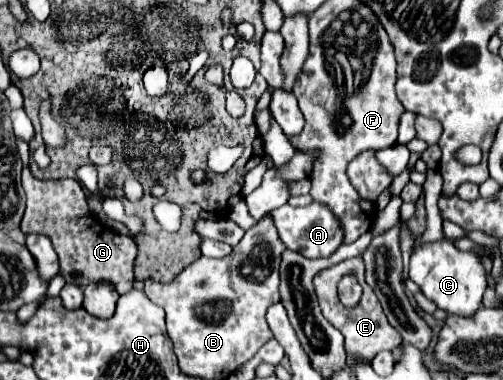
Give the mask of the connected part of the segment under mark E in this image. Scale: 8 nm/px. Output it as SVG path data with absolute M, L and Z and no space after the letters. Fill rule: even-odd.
M362 258L344 260L342 264L336 264L332 268L326 268L322 272L318 272L316 278L314 278L314 286L316 286L316 294L318 294L318 302L320 302L322 314L328 318L328 322L334 328L338 328L344 334L344 338L346 338L346 350L348 352L360 354L362 358L372 360L378 352L382 352L382 350L396 350L402 344L402 336L390 326L390 322L388 322L386 314L382 312L382 306L380 306L374 290L370 290L370 286L364 280L364 262L362 262ZM346 274L354 274L358 278L360 286L364 288L362 300L354 308L342 306L342 302L338 300L338 294L336 294L336 286L342 280L342 276L346 276Z

